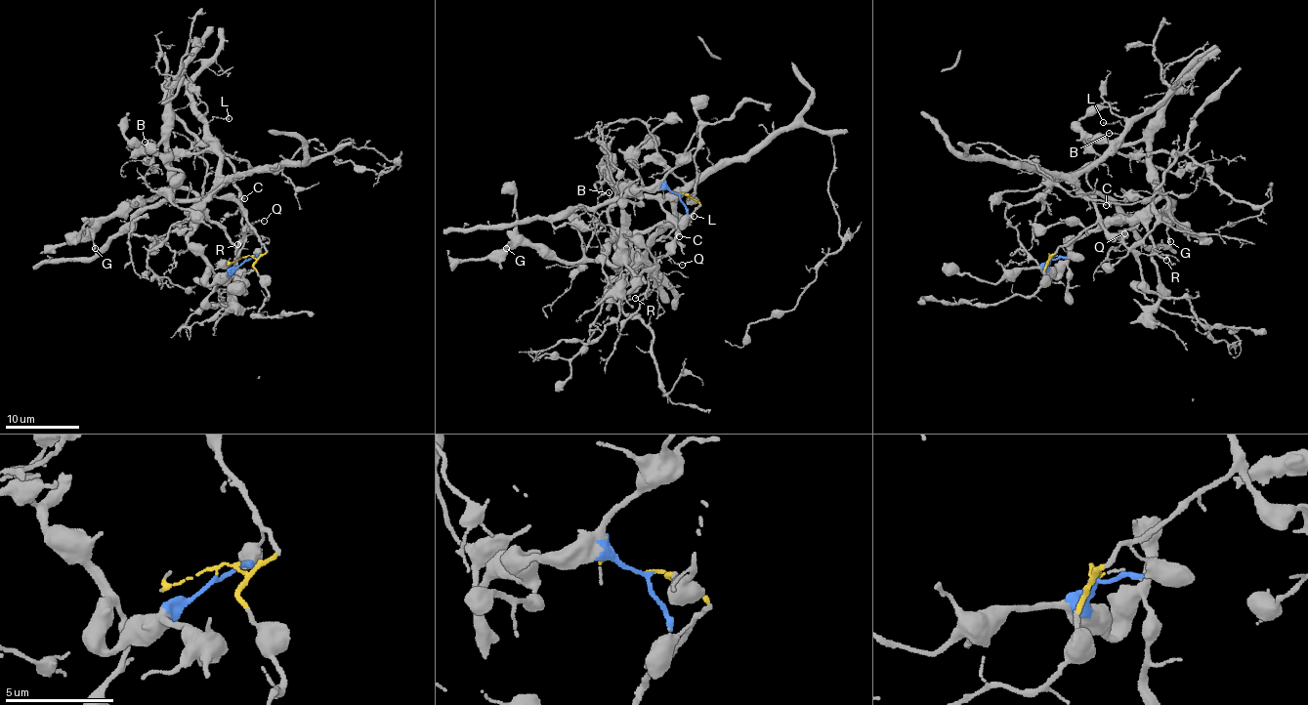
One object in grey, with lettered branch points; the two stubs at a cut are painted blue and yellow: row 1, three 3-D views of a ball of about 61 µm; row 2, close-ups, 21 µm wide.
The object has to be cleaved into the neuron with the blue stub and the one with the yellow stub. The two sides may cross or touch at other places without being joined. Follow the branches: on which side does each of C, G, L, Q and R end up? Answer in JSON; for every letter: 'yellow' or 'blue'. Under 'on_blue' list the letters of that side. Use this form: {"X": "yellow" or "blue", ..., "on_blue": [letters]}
{"C": "yellow", "G": "blue", "L": "yellow", "Q": "yellow", "R": "yellow", "on_blue": ["G"]}

